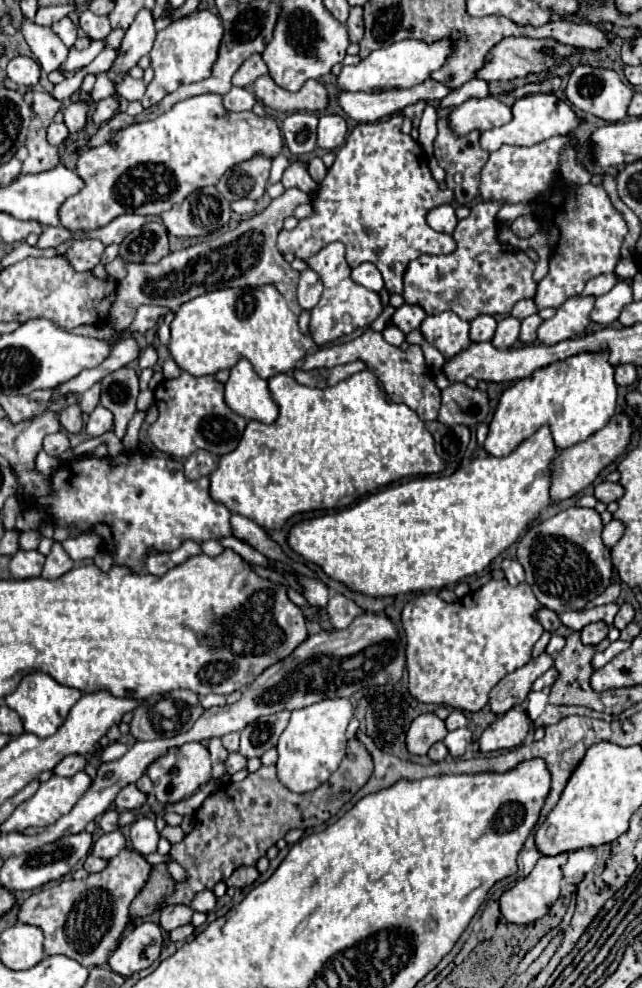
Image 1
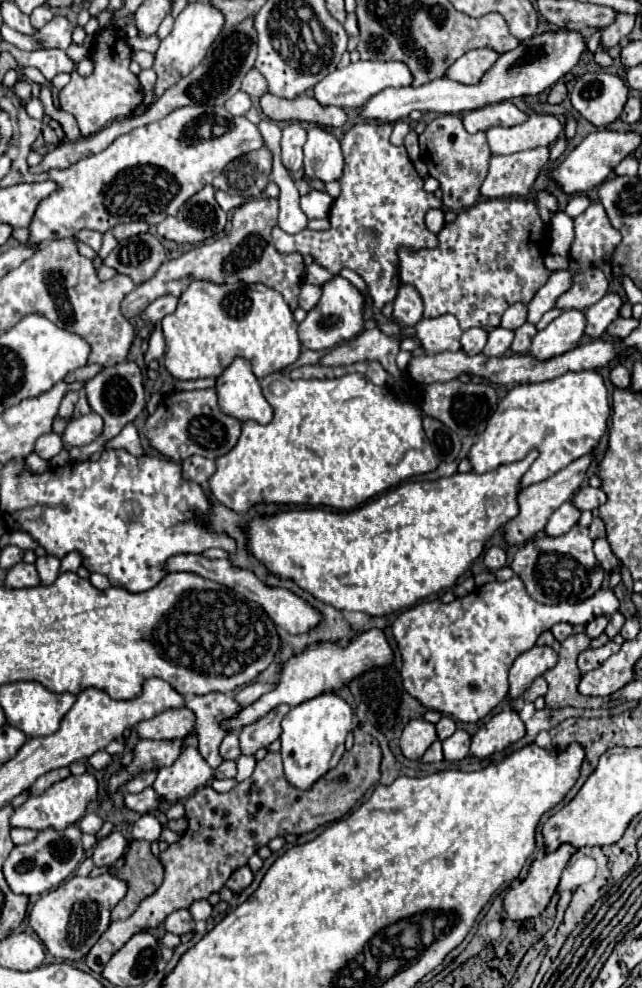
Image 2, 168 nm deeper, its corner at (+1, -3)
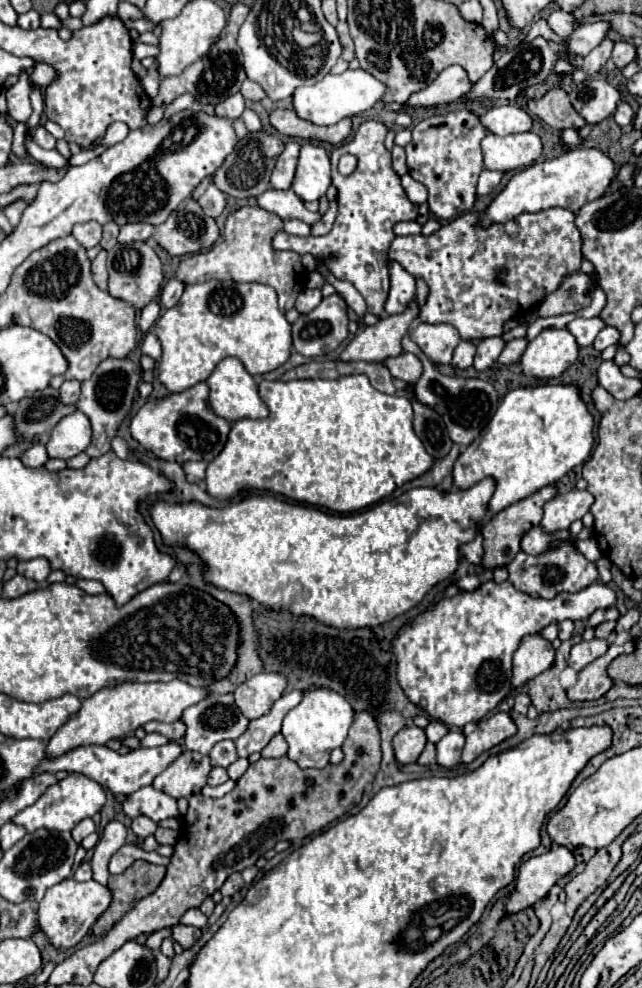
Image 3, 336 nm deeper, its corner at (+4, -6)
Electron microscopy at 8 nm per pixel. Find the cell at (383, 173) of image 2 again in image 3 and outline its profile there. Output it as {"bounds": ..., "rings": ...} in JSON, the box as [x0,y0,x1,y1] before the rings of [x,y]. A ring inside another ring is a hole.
{"bounds":[273,120,419,314],"rings":[[[377,120],[363,122],[351,136],[351,142],[335,146],[331,152],[333,168],[333,186],[337,188],[339,214],[333,224],[333,230],[325,236],[293,236],[287,232],[277,232],[273,238],[275,250],[293,250],[297,254],[311,254],[321,258],[329,272],[339,280],[349,280],[367,302],[367,312],[383,314],[387,302],[389,286],[383,284],[385,266],[389,264],[387,252],[391,240],[395,238],[393,226],[403,220],[417,220],[419,204],[411,202],[401,186],[401,176],[391,168],[391,152],[383,146],[387,126]],[[343,154],[357,156],[357,170],[351,176],[341,176],[337,162]]]}

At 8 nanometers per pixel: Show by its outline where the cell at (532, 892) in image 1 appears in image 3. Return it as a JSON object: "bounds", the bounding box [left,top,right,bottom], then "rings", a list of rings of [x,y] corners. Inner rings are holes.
{"bounds":[507,846,575,914],"rings":[[[551,846],[549,852],[541,856],[533,856],[521,864],[517,874],[517,886],[507,900],[507,912],[517,914],[537,900],[543,900],[553,884],[571,872],[575,866],[575,858],[565,846]]]}

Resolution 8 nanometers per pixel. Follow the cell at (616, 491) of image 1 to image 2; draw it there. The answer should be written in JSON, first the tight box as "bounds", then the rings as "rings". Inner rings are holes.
{"bounds":[572,487,606,511],"rings":[[[582,487],[572,497],[572,505],[578,511],[592,511],[592,509],[600,507],[604,501],[606,501],[606,493],[602,489],[594,489],[594,487]]]}

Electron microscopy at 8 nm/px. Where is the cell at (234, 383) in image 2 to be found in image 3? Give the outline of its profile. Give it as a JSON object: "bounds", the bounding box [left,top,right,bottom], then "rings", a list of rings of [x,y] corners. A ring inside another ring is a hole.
{"bounds":[205,358,269,422],"rings":[[[237,358],[221,360],[217,364],[217,368],[213,370],[213,374],[205,382],[207,382],[209,390],[211,390],[209,402],[211,402],[213,412],[217,416],[225,418],[227,422],[235,422],[235,420],[241,420],[241,418],[267,418],[269,416],[269,408],[259,398],[257,384],[255,384],[253,376],[245,370],[241,360],[237,360]]]}

